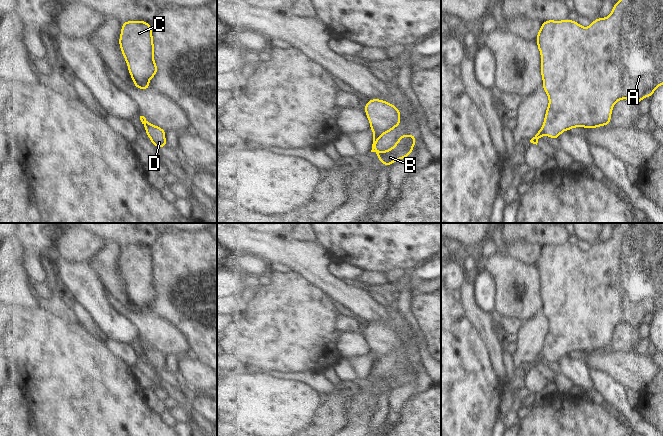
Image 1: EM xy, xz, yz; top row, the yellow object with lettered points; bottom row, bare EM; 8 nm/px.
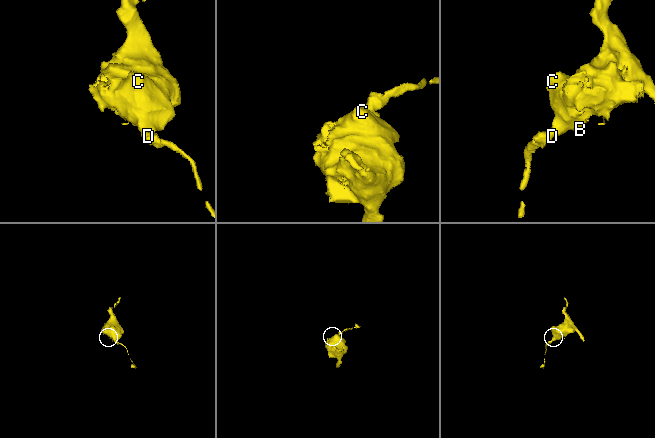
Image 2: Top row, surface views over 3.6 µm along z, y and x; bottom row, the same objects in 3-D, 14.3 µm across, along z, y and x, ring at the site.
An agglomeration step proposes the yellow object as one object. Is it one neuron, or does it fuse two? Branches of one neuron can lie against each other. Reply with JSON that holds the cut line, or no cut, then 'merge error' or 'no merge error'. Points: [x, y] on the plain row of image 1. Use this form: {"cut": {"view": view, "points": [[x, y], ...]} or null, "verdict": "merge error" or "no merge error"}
{"cut": null, "verdict": "no merge error"}

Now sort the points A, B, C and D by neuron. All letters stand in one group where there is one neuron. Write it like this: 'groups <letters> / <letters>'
groups A B C D

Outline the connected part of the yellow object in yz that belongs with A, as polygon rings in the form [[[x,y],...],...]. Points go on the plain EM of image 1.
[[[621,223],[614,227],[613,234],[609,240],[604,243],[598,241],[587,252],[582,251],[578,246],[570,243],[562,245],[547,244],[542,247],[535,264],[537,265],[537,270],[541,278],[542,311],[549,322],[549,329],[545,337],[543,351],[530,364],[533,368],[537,369],[539,362],[543,359],[547,359],[552,363],[558,363],[562,356],[571,354],[574,351],[594,353],[602,349],[609,350],[613,330],[617,325],[620,323],[628,323],[640,328],[643,322],[651,321],[655,313],[663,308],[663,223]]]

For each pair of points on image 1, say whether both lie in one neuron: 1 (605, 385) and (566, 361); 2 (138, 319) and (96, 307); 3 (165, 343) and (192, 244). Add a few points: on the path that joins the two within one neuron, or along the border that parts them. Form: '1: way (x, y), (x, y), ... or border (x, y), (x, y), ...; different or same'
1: border (589, 368), (589, 376), (594, 387); different
2: border (127, 315), (136, 325), (140, 337); different
3: border (151, 312), (177, 326), (187, 338); different

